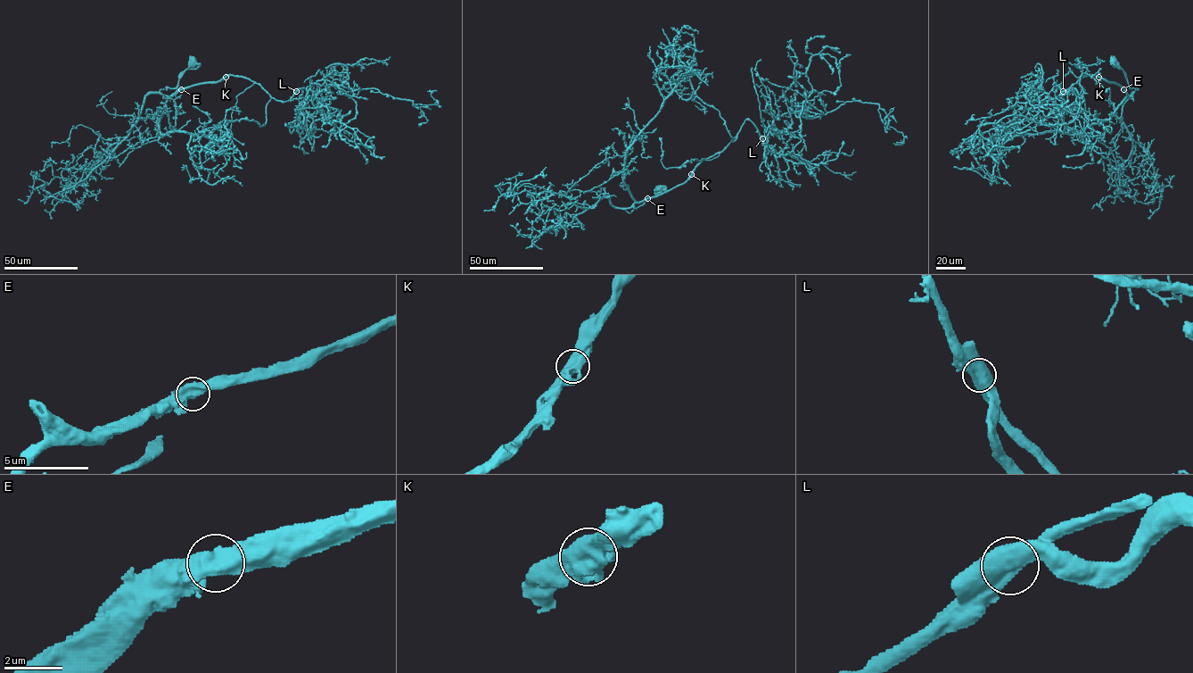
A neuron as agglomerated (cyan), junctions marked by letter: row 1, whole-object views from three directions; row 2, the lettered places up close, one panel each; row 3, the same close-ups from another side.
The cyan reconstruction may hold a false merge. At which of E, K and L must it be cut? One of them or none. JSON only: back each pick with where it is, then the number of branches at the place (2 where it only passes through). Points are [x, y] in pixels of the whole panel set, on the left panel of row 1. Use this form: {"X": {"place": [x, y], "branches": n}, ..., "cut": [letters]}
{"L": {"place": [296, 91], "branches": 2}, "cut": ["L"]}

